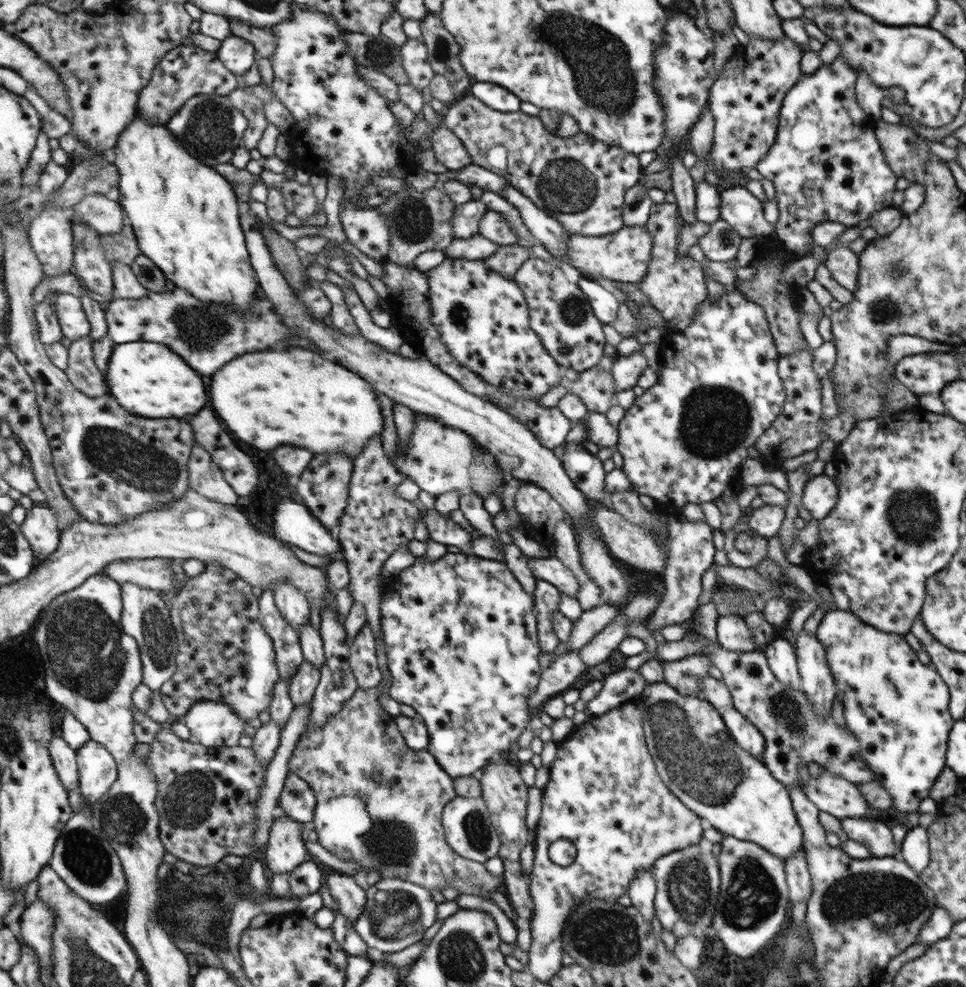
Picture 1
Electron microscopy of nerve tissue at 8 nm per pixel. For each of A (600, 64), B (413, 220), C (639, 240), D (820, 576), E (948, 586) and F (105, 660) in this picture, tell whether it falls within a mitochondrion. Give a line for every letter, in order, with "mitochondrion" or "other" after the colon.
A: mitochondrion
B: mitochondrion
C: other
D: other
E: other
F: mitochondrion

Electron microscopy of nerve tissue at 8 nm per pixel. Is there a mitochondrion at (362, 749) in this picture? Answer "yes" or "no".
no

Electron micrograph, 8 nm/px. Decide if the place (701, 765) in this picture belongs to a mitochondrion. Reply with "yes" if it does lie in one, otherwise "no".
yes

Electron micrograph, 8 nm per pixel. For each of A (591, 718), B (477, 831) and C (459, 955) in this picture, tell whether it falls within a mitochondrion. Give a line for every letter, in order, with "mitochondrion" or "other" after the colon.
A: other
B: mitochondrion
C: mitochondrion

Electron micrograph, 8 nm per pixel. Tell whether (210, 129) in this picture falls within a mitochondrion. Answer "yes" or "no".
yes

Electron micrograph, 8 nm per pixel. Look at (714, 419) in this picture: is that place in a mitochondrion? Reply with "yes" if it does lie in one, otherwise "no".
yes

